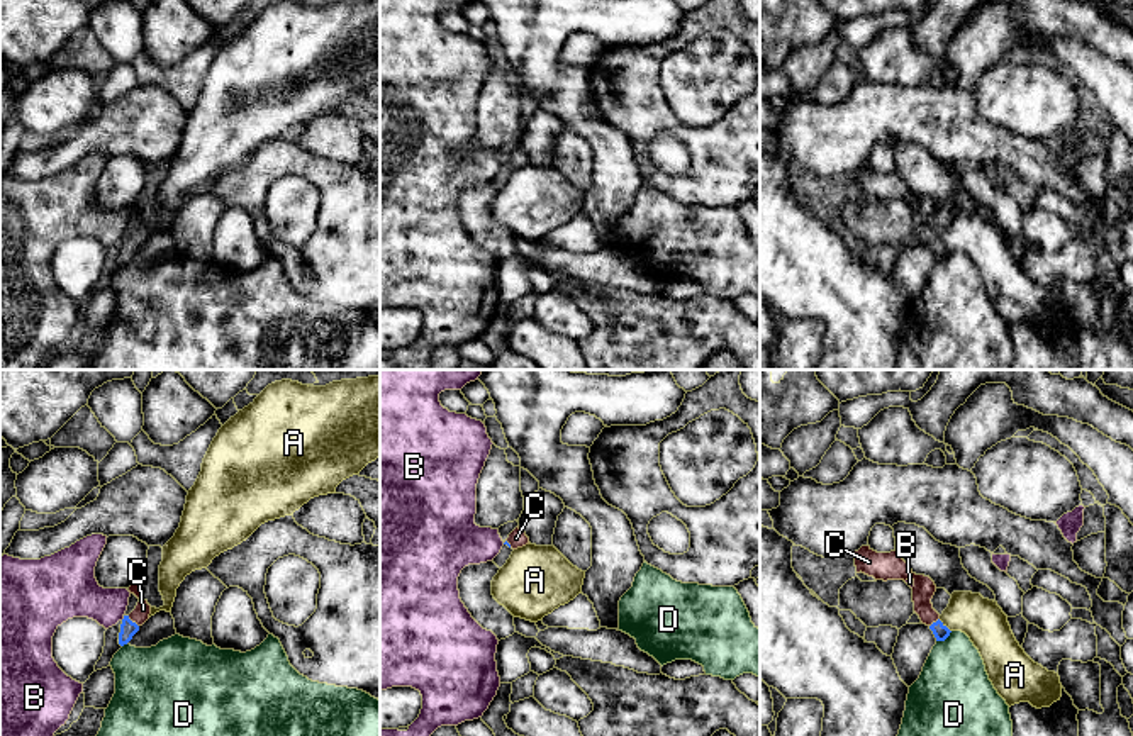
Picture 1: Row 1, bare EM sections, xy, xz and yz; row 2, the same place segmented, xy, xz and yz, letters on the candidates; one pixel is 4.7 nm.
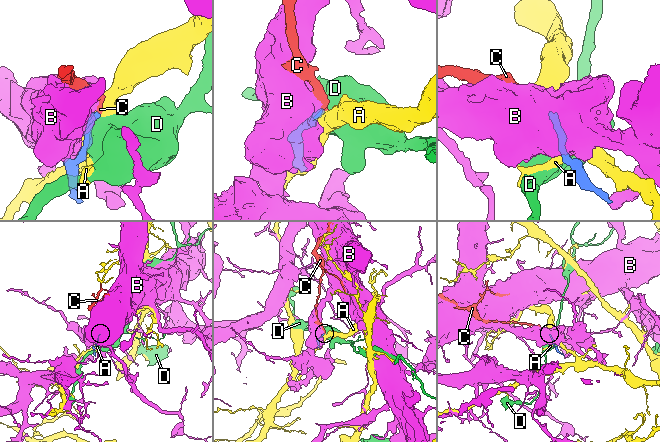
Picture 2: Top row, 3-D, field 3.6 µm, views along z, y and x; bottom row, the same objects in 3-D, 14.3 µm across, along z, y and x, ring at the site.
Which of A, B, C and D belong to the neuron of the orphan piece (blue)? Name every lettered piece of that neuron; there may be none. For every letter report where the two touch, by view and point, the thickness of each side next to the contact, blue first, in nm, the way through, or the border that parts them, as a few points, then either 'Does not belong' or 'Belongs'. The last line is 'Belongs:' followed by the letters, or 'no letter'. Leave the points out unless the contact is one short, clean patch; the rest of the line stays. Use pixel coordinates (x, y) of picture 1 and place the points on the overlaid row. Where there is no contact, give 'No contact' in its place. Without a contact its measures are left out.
A: Touches blue at yz (945, 626). Thickness 70 nm (blue) against 200 nm. Does not belong
B: Touches blue at xy (124, 618). Thickness 80 nm (blue) against 220 nm. Does not belong
C: Touches blue at xy (131, 621). Thickness 80 nm (blue) against 80 nm. Path across: xy (128, 628), (131, 621), (143, 609). Belongs
D: Touches blue at yz (943, 640). Thickness 70 nm (blue) against 360 nm. Does not belong
Belongs: C

